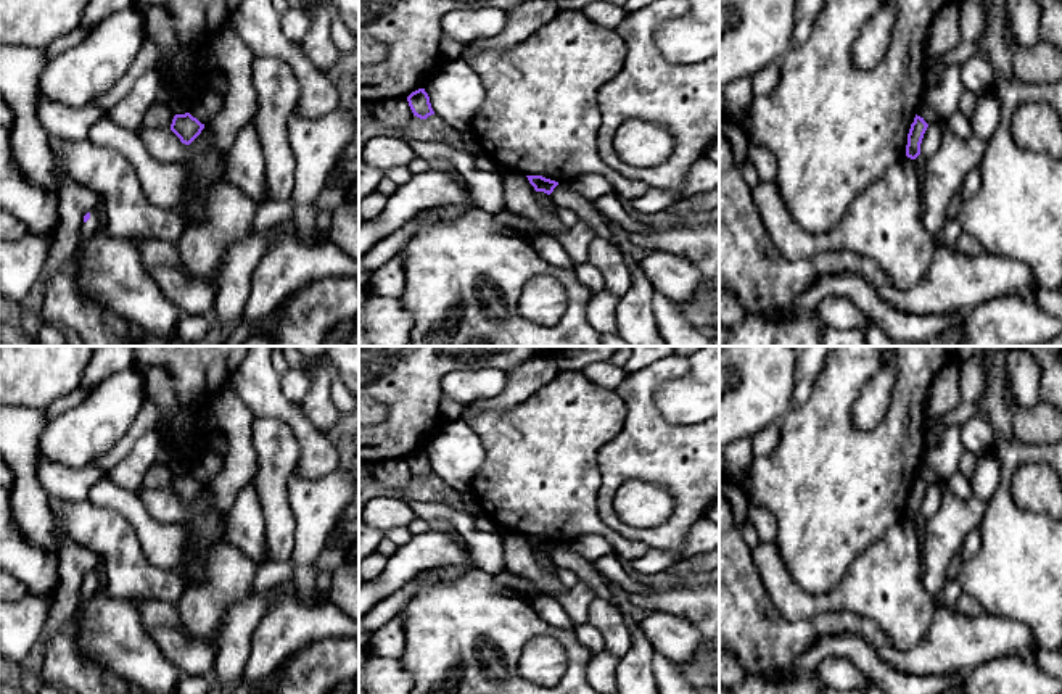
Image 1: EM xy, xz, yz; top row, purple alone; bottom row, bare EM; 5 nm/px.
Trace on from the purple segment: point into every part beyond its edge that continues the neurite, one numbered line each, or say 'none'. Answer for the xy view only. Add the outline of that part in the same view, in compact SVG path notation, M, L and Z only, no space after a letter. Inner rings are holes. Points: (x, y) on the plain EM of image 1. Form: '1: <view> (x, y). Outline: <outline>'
1: xy (90, 588). Outline: M90 573L90 580L82 585L82 596L93 597L93 596L97 596L98 588L100 588L98 576L95 573Z

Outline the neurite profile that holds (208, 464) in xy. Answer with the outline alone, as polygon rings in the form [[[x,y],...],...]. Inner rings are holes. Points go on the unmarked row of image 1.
[[[204,451],[195,462],[190,475],[196,478],[201,485],[211,481],[224,469],[224,456]]]

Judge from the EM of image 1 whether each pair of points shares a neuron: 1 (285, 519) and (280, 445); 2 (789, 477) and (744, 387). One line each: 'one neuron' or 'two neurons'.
1: one neuron
2: two neurons

